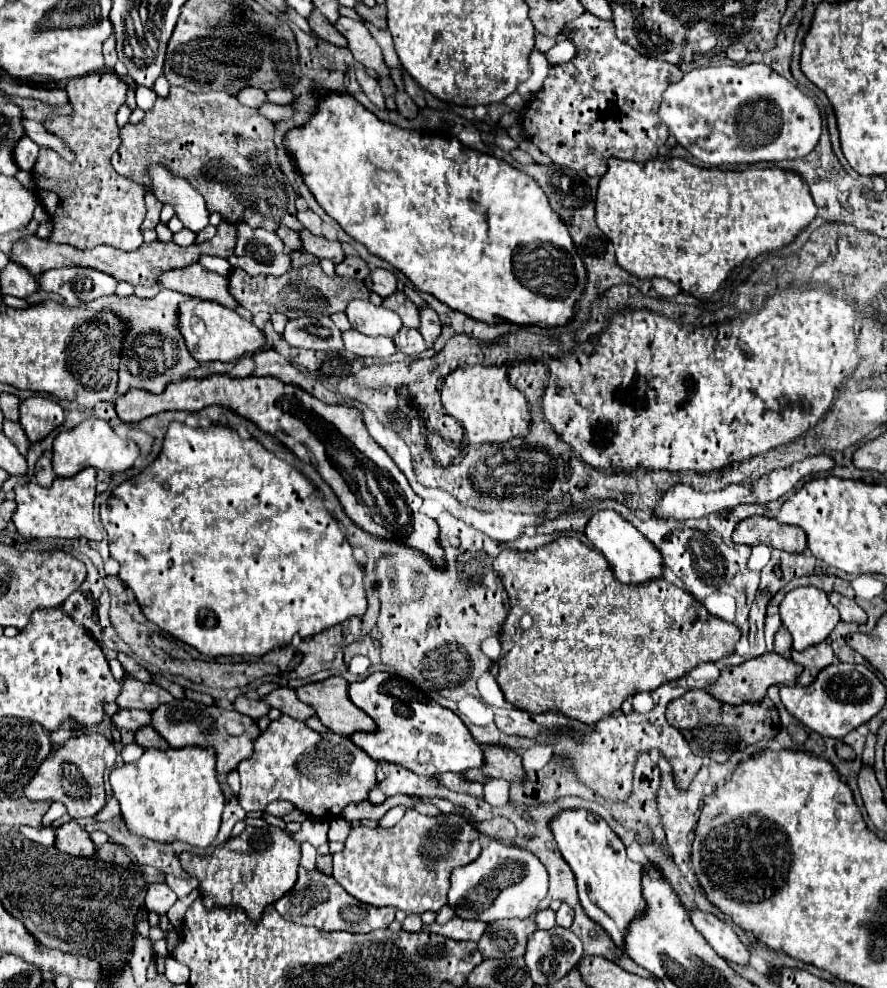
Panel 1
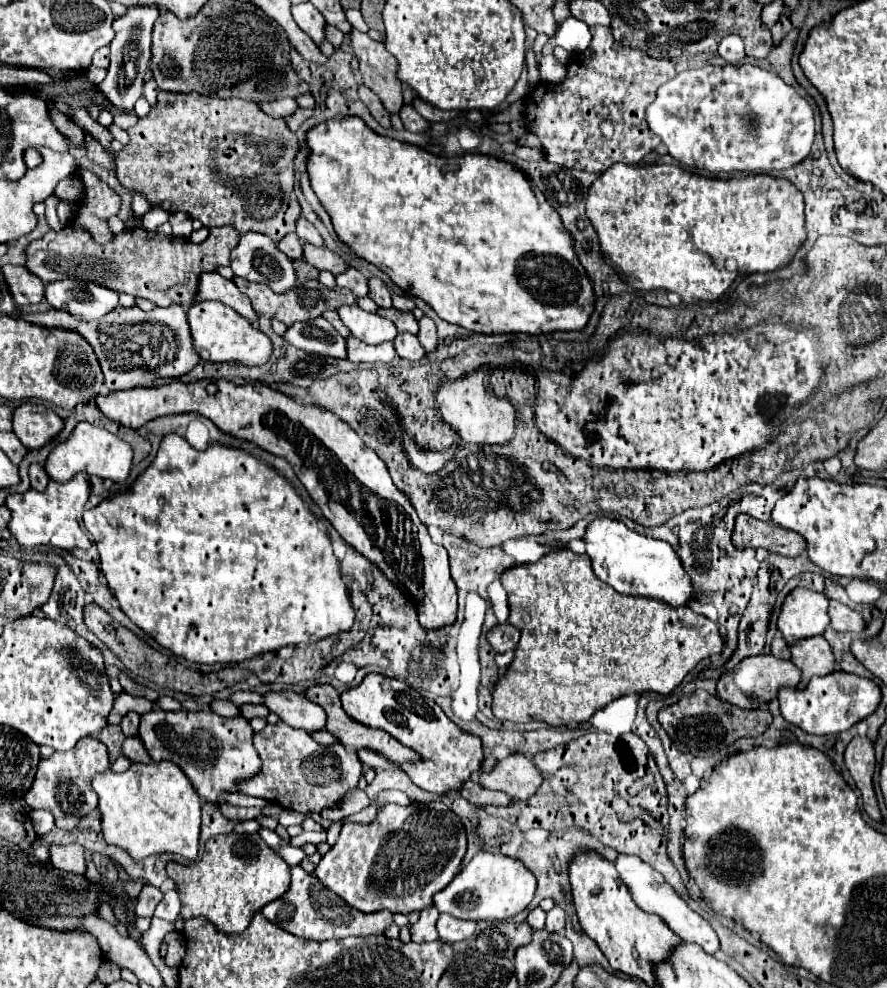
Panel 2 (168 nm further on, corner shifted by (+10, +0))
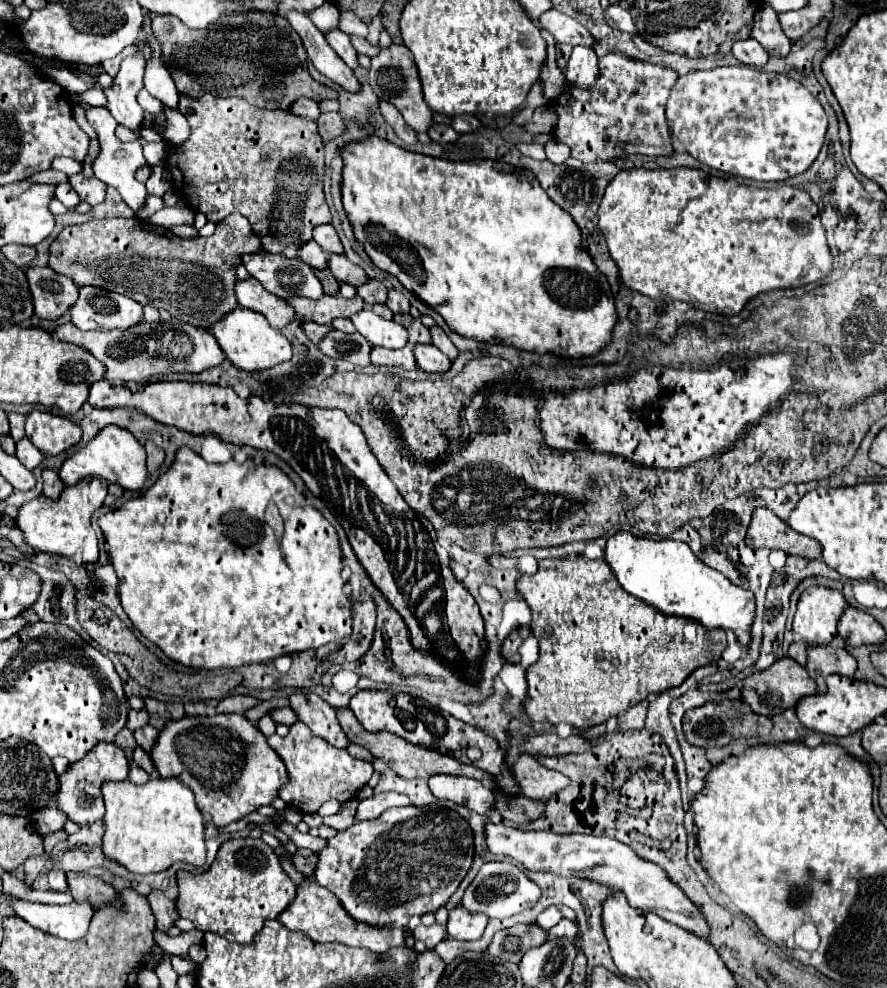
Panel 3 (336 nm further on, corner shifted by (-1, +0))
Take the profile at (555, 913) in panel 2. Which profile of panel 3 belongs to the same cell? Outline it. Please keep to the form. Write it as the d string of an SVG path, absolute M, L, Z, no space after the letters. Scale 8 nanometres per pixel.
M562 919L556 927L552 927L552 929L548 931L548 935L554 937L554 939L560 939L560 937L574 939L576 933L578 933L578 925L576 925L574 921L570 921L570 919Z

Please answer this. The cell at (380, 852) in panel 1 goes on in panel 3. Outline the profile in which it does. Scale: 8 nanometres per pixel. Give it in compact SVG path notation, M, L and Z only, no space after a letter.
M426 805L426 809L418 809L418 807L398 807L398 809L388 809L384 811L380 817L372 819L372 821L358 821L354 823L350 829L336 833L332 839L326 841L326 847L318 853L318 863L314 869L314 881L320 887L326 887L330 893L336 895L336 899L340 901L340 905L346 909L346 913L360 923L372 925L372 927L392 927L392 929L406 929L410 917L414 915L424 915L424 913L436 913L440 907L444 907L448 903L448 899L452 897L452 893L458 889L458 885L462 883L462 879L466 877L470 865L472 865L472 857L474 857L474 839L472 839L472 829L466 823L464 817L460 817L456 811L446 809L446 807L436 807L436 805Z

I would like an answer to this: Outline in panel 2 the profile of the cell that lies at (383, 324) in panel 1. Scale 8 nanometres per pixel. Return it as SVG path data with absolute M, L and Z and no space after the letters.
M359 305L339 307L339 317L349 327L353 337L369 345L393 341L397 335L397 327L393 321L387 321L387 317L381 317L377 313L367 313Z

